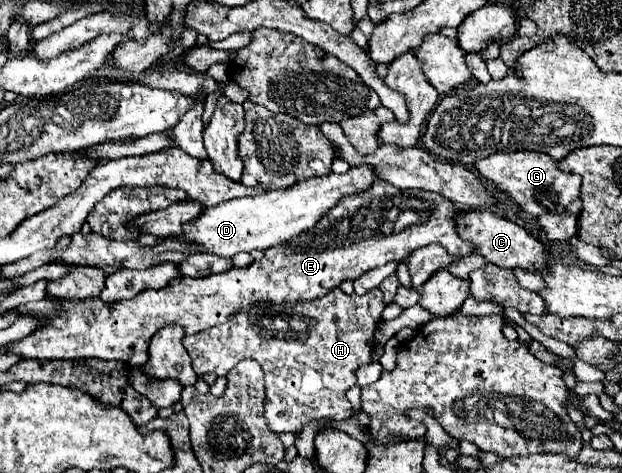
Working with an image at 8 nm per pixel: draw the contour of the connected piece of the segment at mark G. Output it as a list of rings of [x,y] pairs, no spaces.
[[[496,152],[488,158],[476,160],[476,168],[482,178],[494,182],[502,192],[506,192],[518,206],[522,206],[532,216],[560,214],[566,206],[580,194],[582,178],[574,172],[560,172],[558,162],[544,152]]]

